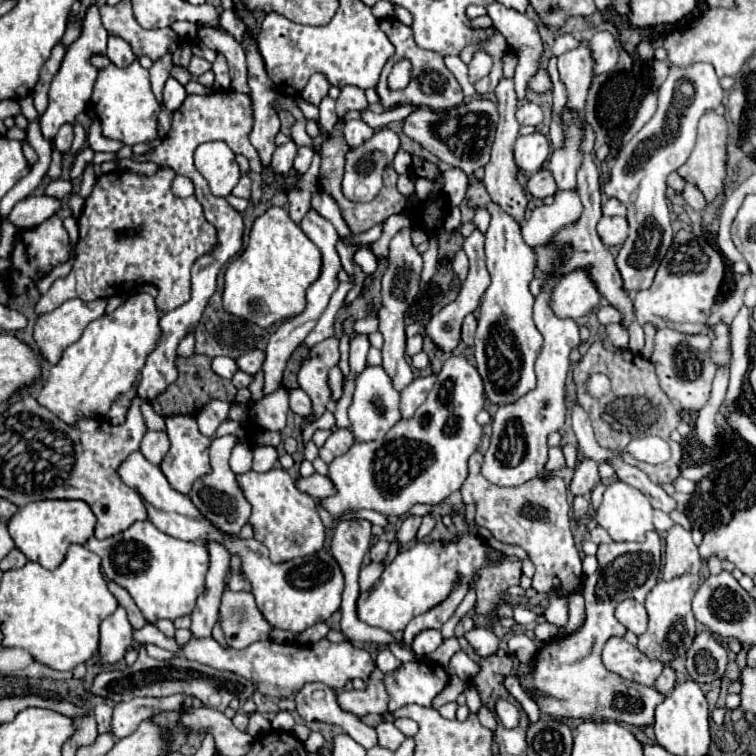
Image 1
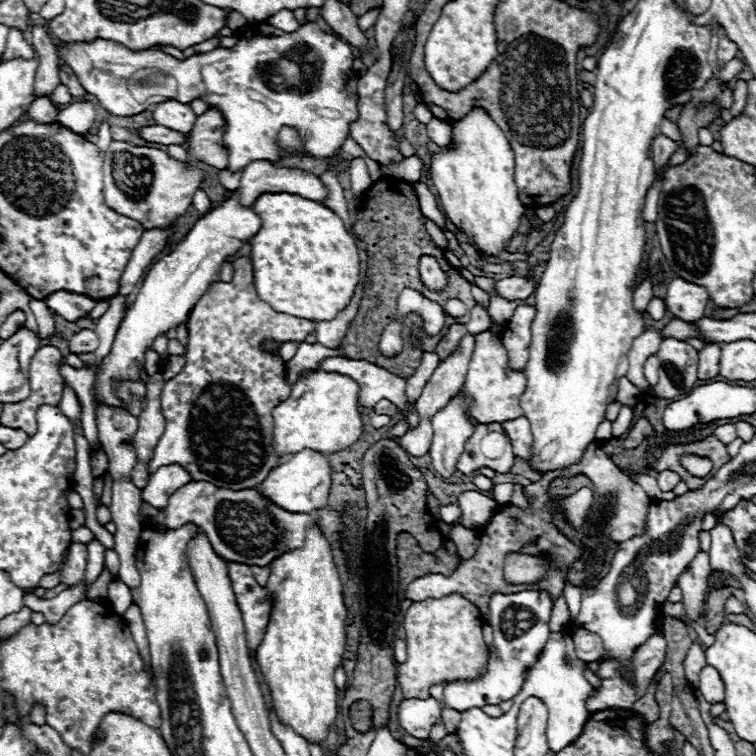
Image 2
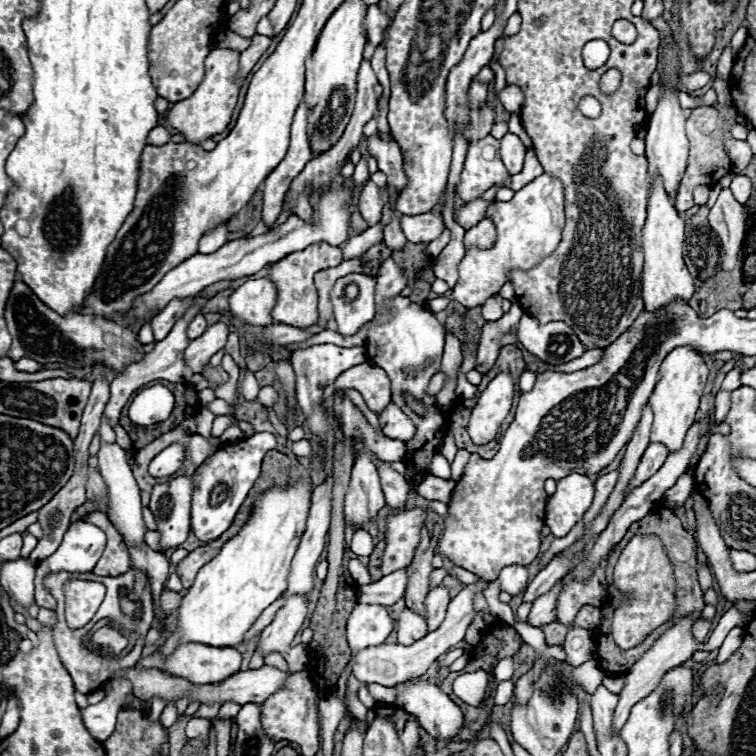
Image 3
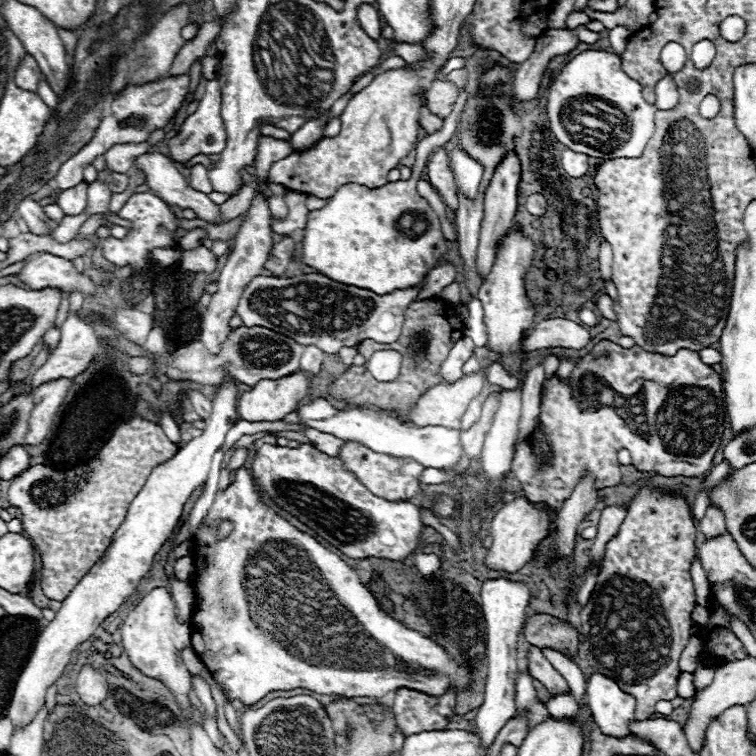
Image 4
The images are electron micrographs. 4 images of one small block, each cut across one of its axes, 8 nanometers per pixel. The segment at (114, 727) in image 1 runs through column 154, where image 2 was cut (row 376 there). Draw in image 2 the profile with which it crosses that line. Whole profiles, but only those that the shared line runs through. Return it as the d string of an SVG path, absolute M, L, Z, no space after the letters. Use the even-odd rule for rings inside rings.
M704 344L698 352L698 378L710 380L720 372L720 344Z

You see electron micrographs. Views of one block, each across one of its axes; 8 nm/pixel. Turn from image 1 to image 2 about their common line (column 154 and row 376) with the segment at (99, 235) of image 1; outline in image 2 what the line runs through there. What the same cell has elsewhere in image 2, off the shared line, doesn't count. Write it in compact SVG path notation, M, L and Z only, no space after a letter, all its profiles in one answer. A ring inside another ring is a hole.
M236 258L232 260L232 266L234 266L234 276L230 282L214 282L210 284L208 292L196 302L194 310L190 312L188 320L186 320L186 328L188 328L188 356L186 356L186 364L184 368L170 380L166 380L164 388L162 388L162 414L166 418L166 430L164 434L160 436L156 448L154 448L154 456L152 460L148 462L148 472L154 472L158 470L160 466L170 466L170 464L180 464L190 476L192 480L200 482L210 482L218 488L228 488L228 490L244 490L244 488L254 488L256 484L260 484L260 480L264 480L268 476L268 472L276 466L282 464L282 458L278 458L272 450L272 408L278 406L280 402L284 402L288 396L290 396L290 390L292 390L292 384L288 384L286 380L286 362L280 358L280 352L274 350L274 352L268 352L262 348L264 340L276 340L278 346L282 346L284 342L290 342L290 340L296 340L298 344L306 340L308 334L314 332L314 322L310 320L304 320L304 318L296 318L296 316L288 316L288 314L282 314L282 312L274 312L268 304L264 304L258 294L256 294L256 288L254 288L254 270L252 270L252 262L250 258Z

